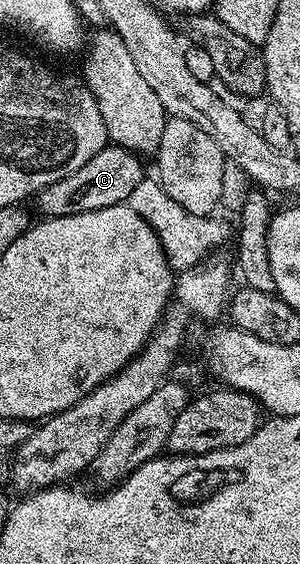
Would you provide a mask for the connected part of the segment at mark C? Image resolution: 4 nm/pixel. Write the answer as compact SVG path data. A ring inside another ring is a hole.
M108 143L80 171L72 171L64 179L56 183L48 183L36 194L38 209L43 218L67 217L73 213L100 211L104 207L112 207L126 203L132 195L136 183L147 180L148 173L142 166L143 158L133 149L125 149L119 145Z

